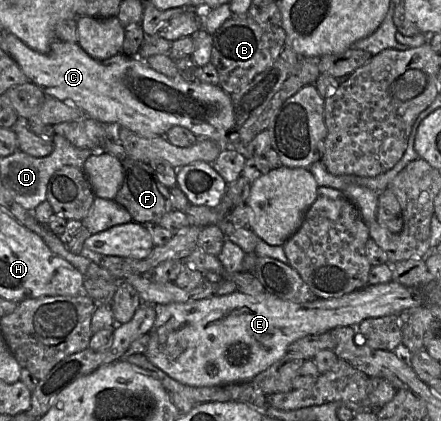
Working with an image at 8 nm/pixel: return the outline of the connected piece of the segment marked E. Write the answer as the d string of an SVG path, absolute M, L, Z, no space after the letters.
M393 280L383 284L369 284L339 298L317 298L305 303L281 300L268 292L251 296L235 291L224 296L213 295L185 303L156 305L157 316L149 332L149 344L144 354L155 366L186 385L206 387L252 381L259 373L282 359L289 346L300 338L323 334L337 327L356 328L365 319L398 315L406 309L422 305L422 297L416 288L405 287Z

